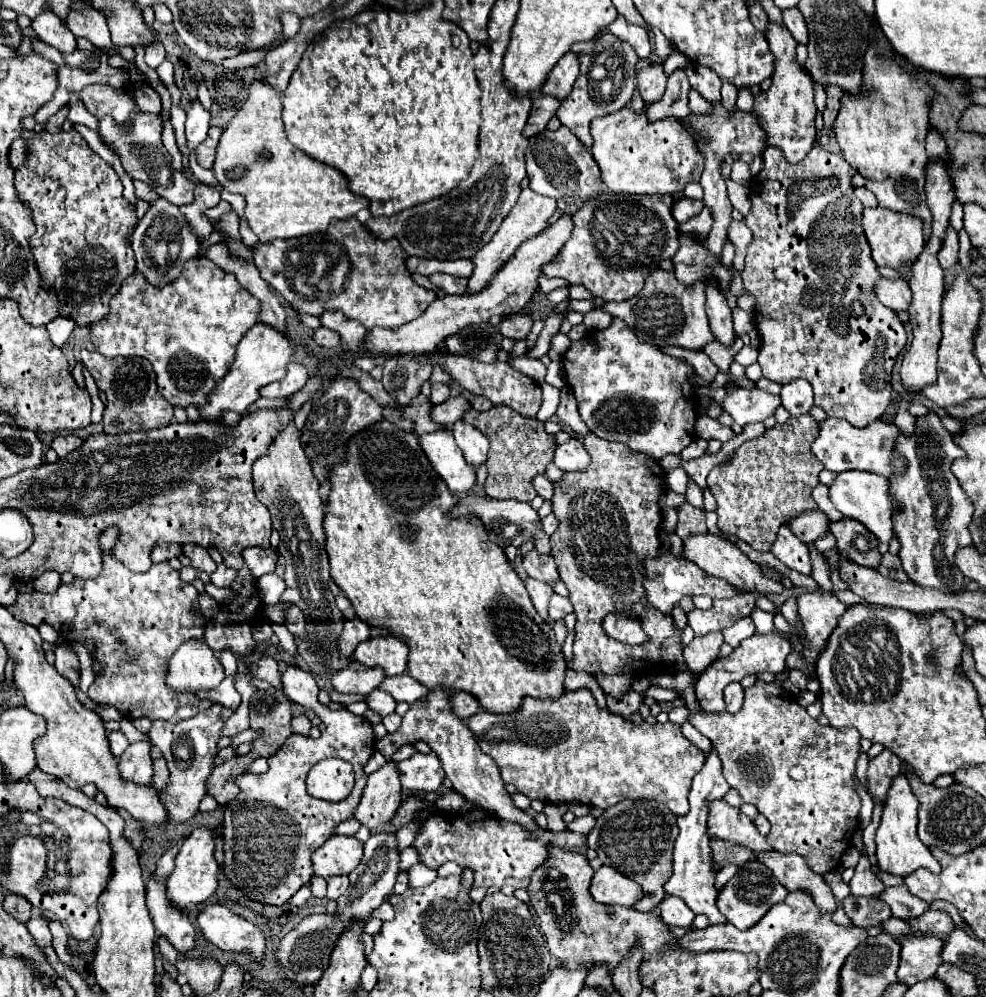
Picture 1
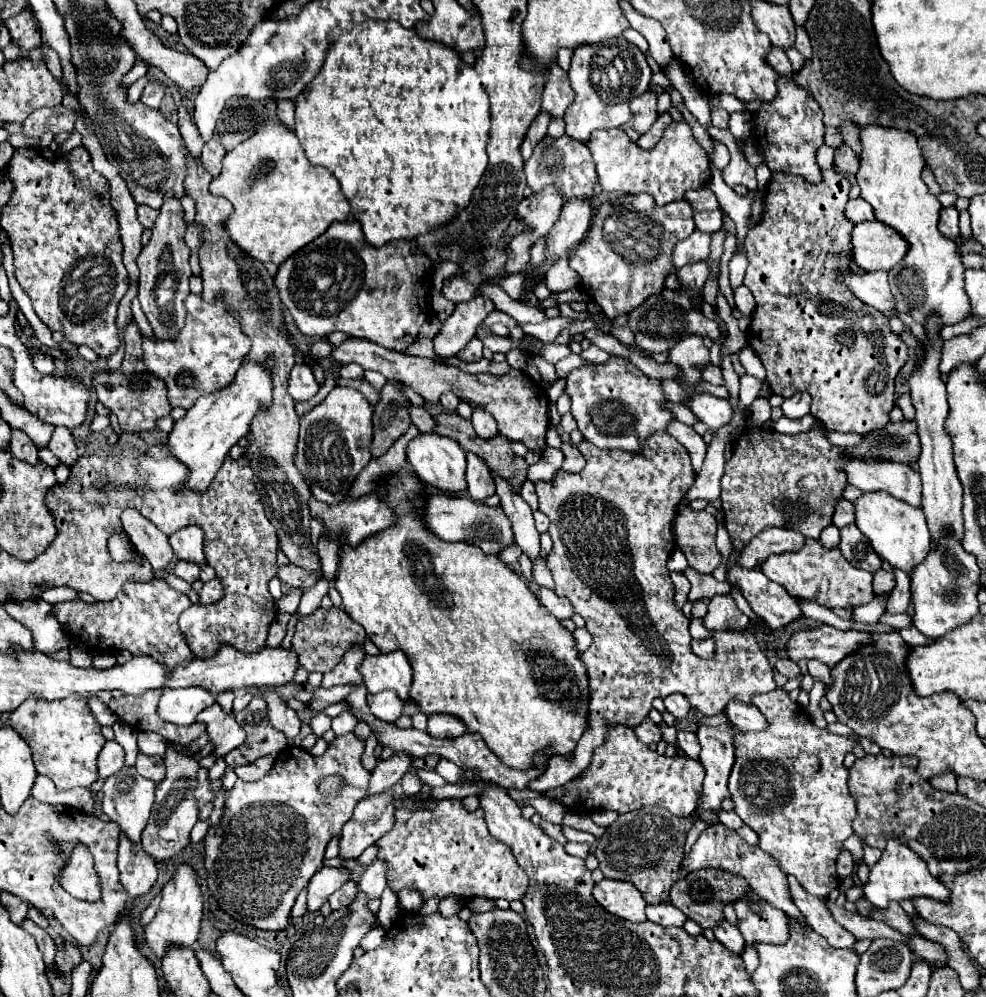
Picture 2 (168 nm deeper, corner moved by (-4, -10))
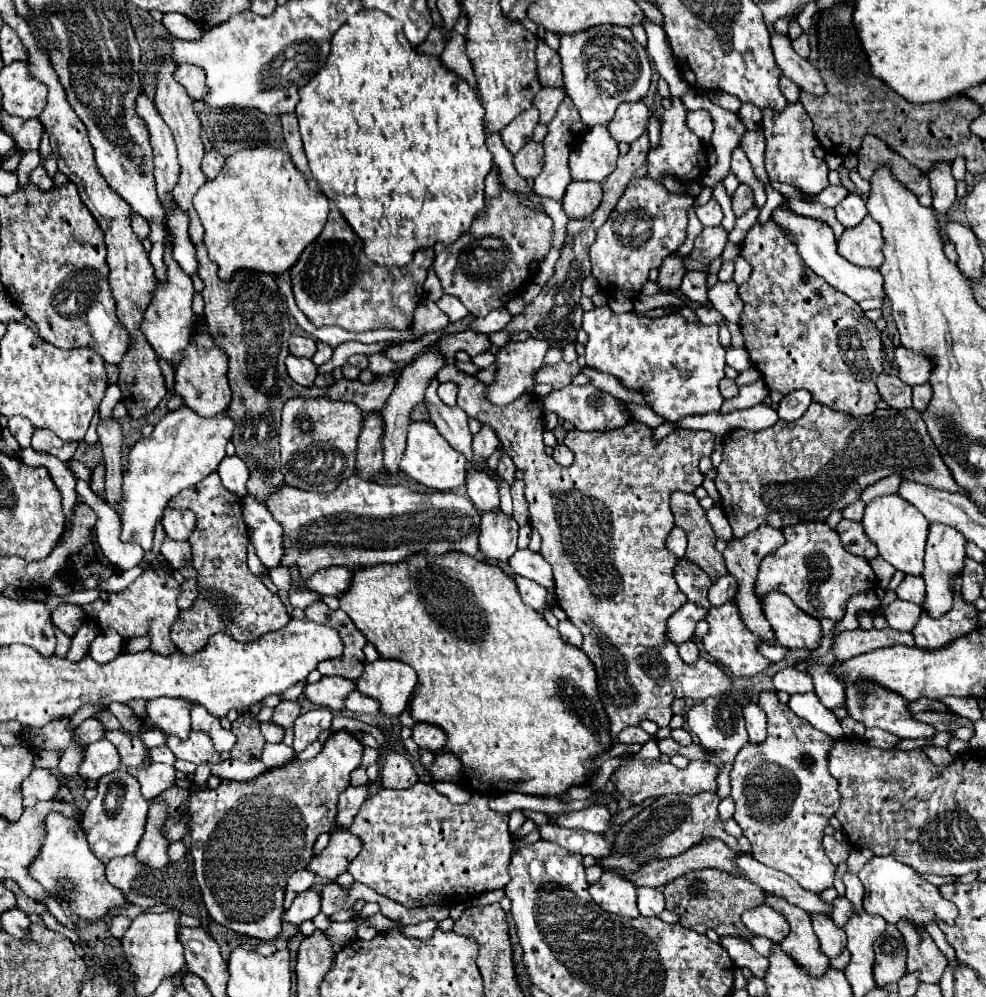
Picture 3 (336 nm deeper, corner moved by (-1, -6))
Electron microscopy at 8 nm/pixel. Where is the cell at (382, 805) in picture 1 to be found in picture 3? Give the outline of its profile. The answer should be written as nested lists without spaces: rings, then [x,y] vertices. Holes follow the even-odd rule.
[[[336,828],[330,834],[330,844],[312,858],[312,864],[308,866],[312,872],[324,878],[338,878],[348,870],[348,864],[358,856],[362,850],[362,840],[354,836],[348,828]]]

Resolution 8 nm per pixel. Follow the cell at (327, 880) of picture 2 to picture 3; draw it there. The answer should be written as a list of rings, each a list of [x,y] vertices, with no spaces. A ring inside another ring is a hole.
[[[312,888],[300,892],[290,910],[284,912],[286,922],[300,924],[304,920],[312,920],[320,912],[320,892],[312,892]]]

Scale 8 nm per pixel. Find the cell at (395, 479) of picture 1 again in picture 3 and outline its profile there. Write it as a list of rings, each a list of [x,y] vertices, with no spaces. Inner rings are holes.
[[[418,552],[406,556],[398,564],[376,564],[376,566],[352,570],[350,586],[346,592],[340,594],[338,600],[340,600],[340,610],[344,610],[352,618],[356,628],[366,636],[366,640],[376,646],[380,658],[402,660],[416,670],[418,684],[416,684],[416,696],[412,696],[410,700],[410,714],[416,722],[432,722],[444,728],[448,736],[446,750],[452,750],[462,762],[464,788],[472,792],[484,792],[490,796],[508,790],[510,782],[520,782],[516,788],[510,790],[518,790],[524,794],[538,794],[538,796],[560,796],[572,784],[576,786],[584,784],[596,774],[596,766],[590,762],[590,758],[612,746],[612,740],[608,740],[608,716],[604,716],[604,708],[600,708],[600,696],[596,692],[596,672],[588,656],[580,648],[564,642],[560,632],[548,626],[548,622],[540,612],[528,608],[522,602],[512,576],[504,574],[496,564],[476,560],[464,552],[446,552],[446,554]]]

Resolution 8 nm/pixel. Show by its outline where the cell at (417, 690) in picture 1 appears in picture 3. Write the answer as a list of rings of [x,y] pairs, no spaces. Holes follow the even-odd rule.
[[[354,690],[352,696],[348,696],[346,700],[346,708],[352,710],[352,712],[358,712],[358,714],[374,714],[380,710],[380,702],[364,696],[362,692]]]

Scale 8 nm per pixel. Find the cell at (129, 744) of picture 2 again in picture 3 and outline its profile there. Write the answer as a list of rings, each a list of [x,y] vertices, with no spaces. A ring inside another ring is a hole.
[[[152,762],[146,768],[126,767],[128,774],[131,774],[142,786],[142,796],[146,800],[156,798],[160,792],[166,792],[176,784],[176,768],[170,764],[156,764]]]

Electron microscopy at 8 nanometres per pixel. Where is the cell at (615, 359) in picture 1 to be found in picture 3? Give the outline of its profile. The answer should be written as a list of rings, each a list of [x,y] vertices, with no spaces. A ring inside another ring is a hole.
[[[590,382],[584,384],[584,386],[568,384],[558,392],[556,390],[550,392],[546,398],[540,400],[540,408],[544,412],[556,412],[560,418],[572,422],[576,426],[576,430],[588,430],[588,432],[592,432],[592,430],[596,430],[596,432],[616,430],[616,428],[622,428],[622,426],[626,426],[626,424],[630,424],[634,420],[630,410],[624,408],[622,400],[610,396],[604,390],[594,388]]]

